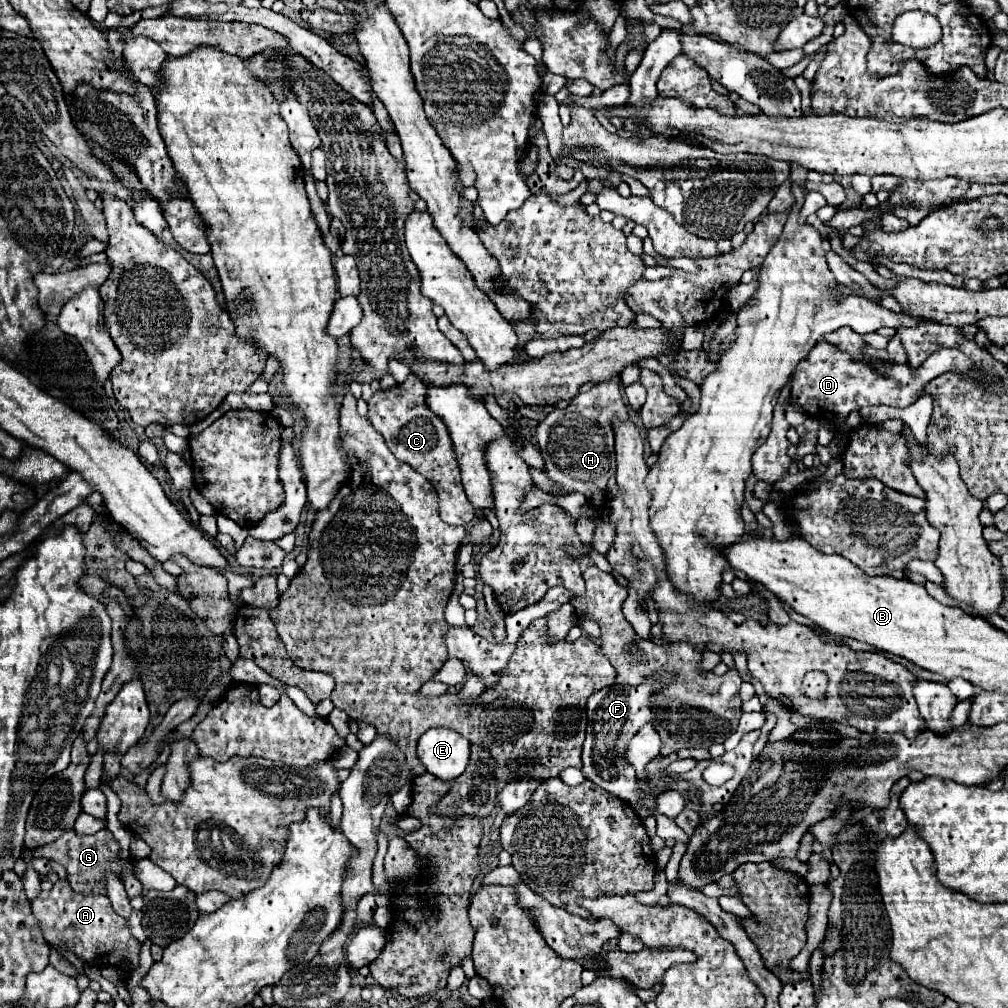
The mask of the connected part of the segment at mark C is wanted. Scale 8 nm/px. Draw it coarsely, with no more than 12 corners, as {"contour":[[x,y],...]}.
{"contour":[[423,382],[373,392],[367,418],[439,496],[439,516],[475,518],[443,420]]}

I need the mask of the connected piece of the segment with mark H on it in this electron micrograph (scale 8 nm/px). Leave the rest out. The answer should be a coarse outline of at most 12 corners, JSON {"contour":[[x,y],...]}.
{"contour":[[619,374],[537,426],[547,476],[605,504]]}

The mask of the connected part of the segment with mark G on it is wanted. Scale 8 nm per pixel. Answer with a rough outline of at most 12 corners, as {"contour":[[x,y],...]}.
{"contour":[[107,828],[69,830],[33,850],[63,864],[71,888],[105,894],[105,872],[121,874],[119,844]]}

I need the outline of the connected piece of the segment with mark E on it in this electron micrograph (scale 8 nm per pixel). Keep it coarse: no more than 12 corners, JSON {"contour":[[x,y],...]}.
{"contour":[[429,728],[417,756],[449,782],[467,768],[471,742],[451,728]]}

